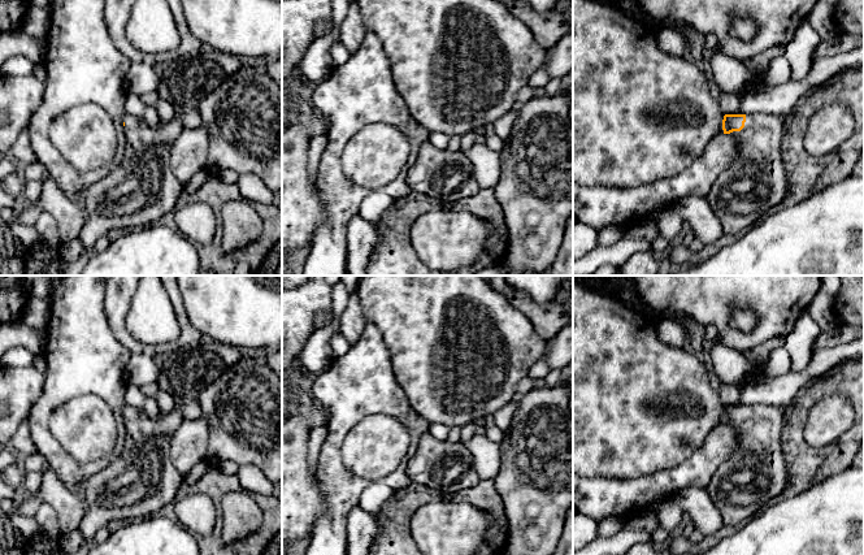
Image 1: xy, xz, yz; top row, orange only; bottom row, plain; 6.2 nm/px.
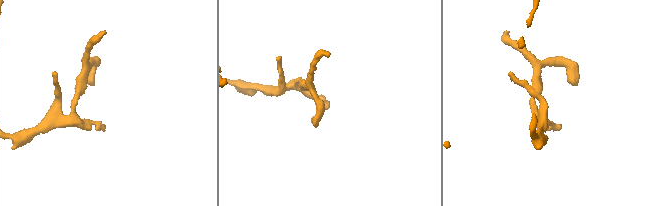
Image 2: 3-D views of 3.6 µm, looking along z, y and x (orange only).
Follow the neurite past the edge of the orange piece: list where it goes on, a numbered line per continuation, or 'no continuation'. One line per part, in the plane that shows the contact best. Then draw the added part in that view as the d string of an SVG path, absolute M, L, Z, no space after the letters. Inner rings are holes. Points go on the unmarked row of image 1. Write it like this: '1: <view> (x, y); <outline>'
1: yz (755, 473); M746 406L744 419L730 426L737 432L733 454L724 460L712 476L705 490L722 516L724 526L747 523L757 512L772 504L789 481L787 467L781 446L781 429L785 409L778 406Z

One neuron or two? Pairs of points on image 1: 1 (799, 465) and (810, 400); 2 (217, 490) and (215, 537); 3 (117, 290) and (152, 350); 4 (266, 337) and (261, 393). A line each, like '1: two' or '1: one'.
1: one
2: one
3: one
4: two

